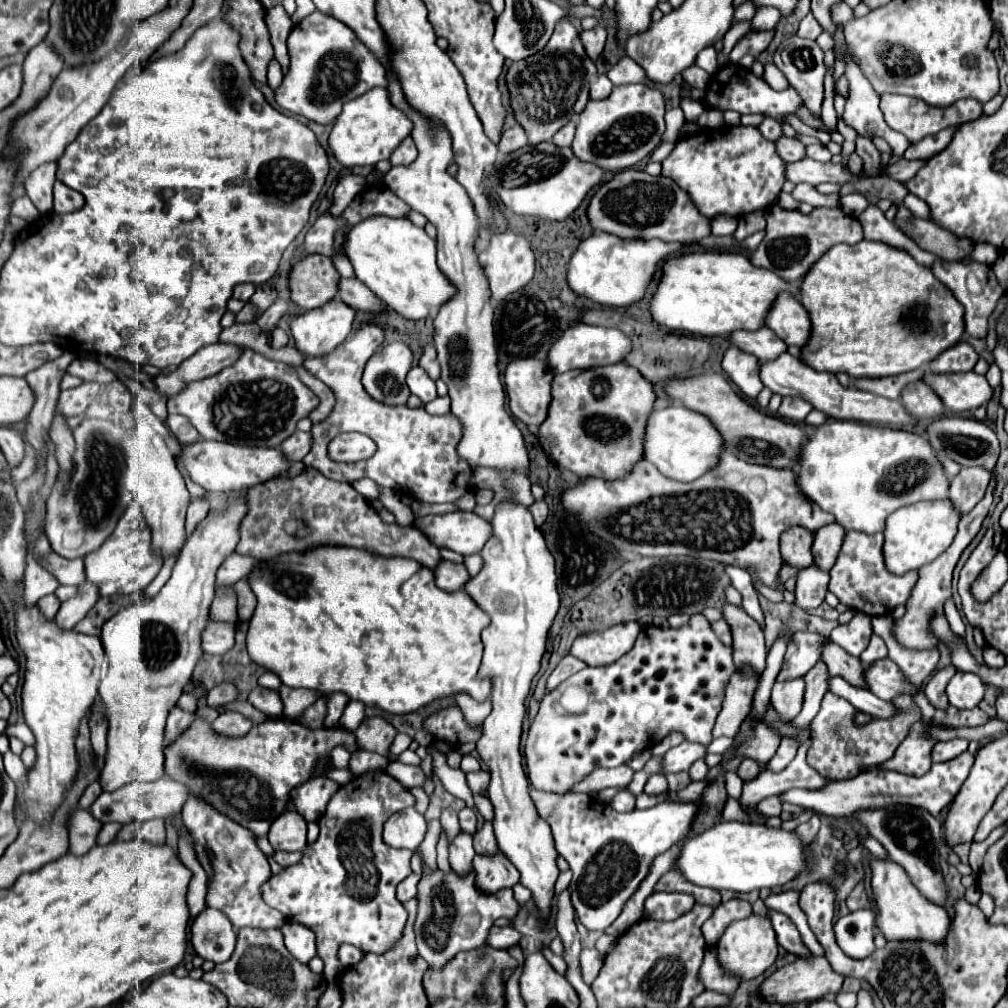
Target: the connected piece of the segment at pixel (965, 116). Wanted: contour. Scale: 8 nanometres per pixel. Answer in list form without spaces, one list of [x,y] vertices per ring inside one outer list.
[[[880,95],[880,109],[884,113],[884,121],[898,133],[906,135],[910,143],[918,143],[926,135],[934,135],[948,127],[960,127],[966,121],[974,121],[982,115],[982,103],[976,99],[960,99],[950,107],[930,107],[920,99],[906,97],[906,95]]]

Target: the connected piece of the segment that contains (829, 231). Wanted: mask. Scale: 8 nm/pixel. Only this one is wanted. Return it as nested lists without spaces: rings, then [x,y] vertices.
[[[770,205],[766,209],[766,239],[760,243],[758,251],[750,255],[750,261],[762,269],[774,271],[776,275],[782,275],[782,279],[790,279],[790,283],[802,283],[806,273],[812,269],[812,265],[834,245],[848,243],[854,245],[862,241],[862,225],[858,219],[844,215],[840,207],[828,209],[828,207],[816,207],[812,213],[804,215],[800,211],[786,211],[778,205]]]

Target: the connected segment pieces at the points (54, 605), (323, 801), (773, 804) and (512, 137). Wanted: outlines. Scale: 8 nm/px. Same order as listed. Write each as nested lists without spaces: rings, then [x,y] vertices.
[[[46,595],[44,599],[38,601],[38,605],[46,617],[54,617],[58,611],[58,599],[54,599],[54,595]]]
[[[326,775],[312,777],[296,789],[292,803],[294,803],[296,811],[302,813],[302,817],[308,823],[312,823],[312,821],[318,821],[324,815],[328,801],[332,799],[332,795],[338,789],[340,789],[340,785]]]
[[[774,795],[774,797],[770,797],[770,799],[762,799],[762,801],[756,805],[756,809],[758,809],[760,813],[764,813],[764,815],[778,817],[778,815],[782,813],[782,803],[780,803],[780,799]]]
[[[514,125],[502,133],[498,149],[500,149],[500,153],[514,153],[516,149],[522,149],[526,143],[528,143],[526,133],[520,131],[518,125]]]

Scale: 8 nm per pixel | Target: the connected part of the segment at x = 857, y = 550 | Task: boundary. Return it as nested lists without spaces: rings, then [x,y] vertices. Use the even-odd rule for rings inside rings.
[[[848,531],[838,561],[830,571],[828,589],[840,599],[842,605],[850,605],[856,611],[874,617],[892,611],[900,603],[906,603],[910,589],[914,587],[916,581],[918,581],[916,571],[908,571],[902,577],[886,573],[884,559],[882,559],[882,533],[866,535],[860,531]]]

